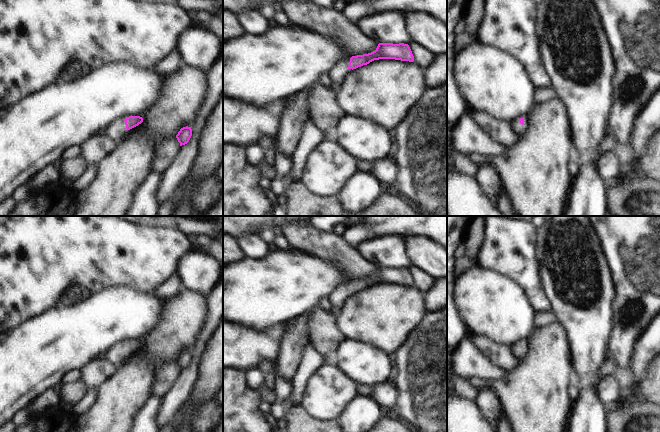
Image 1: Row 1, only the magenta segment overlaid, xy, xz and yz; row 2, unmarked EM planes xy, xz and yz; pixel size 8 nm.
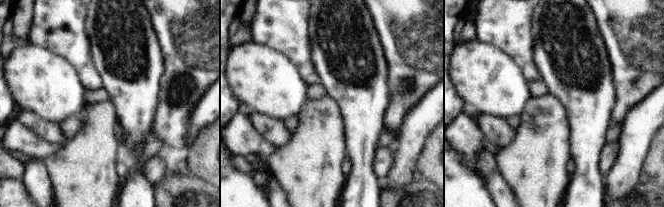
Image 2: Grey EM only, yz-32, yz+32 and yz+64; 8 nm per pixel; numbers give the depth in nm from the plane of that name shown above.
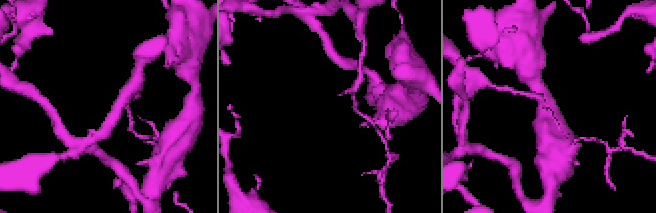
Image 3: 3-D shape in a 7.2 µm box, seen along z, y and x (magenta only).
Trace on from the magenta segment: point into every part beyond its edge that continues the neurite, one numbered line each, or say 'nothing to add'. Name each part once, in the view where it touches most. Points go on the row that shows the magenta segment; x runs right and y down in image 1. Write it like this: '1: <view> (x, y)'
1: xy (115, 129)

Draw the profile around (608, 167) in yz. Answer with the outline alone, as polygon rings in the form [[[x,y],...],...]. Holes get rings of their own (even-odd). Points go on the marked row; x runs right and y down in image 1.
[[[613,150],[606,151],[597,164],[601,179],[608,185],[614,183],[620,172],[619,161]]]

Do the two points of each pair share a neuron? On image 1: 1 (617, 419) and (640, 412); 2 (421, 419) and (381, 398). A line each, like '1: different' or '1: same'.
1: same
2: different

